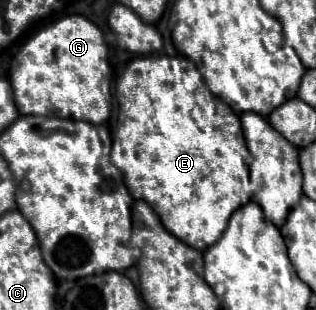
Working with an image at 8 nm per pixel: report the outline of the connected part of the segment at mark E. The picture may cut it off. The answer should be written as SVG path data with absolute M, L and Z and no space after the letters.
M177 55L177 57L137 57L133 59L125 73L121 75L121 79L117 81L117 103L119 103L119 123L117 123L117 129L113 133L112 151L110 154L110 160L113 165L117 165L125 177L125 183L127 183L127 189L131 191L131 195L135 199L143 199L147 201L155 213L159 213L165 229L169 233L173 233L175 237L179 237L183 243L195 247L195 249L205 249L209 245L213 245L221 235L223 235L223 229L227 227L227 221L231 217L231 213L239 207L243 207L245 203L249 203L251 195L247 193L247 189L243 187L243 181L249 181L249 167L247 167L247 161L245 157L251 157L251 153L247 153L247 145L243 141L243 129L241 129L241 121L239 117L231 111L231 107L227 103L223 103L221 99L217 99L209 89L207 85L203 83L203 77L201 73L197 71L195 63L183 55Z

